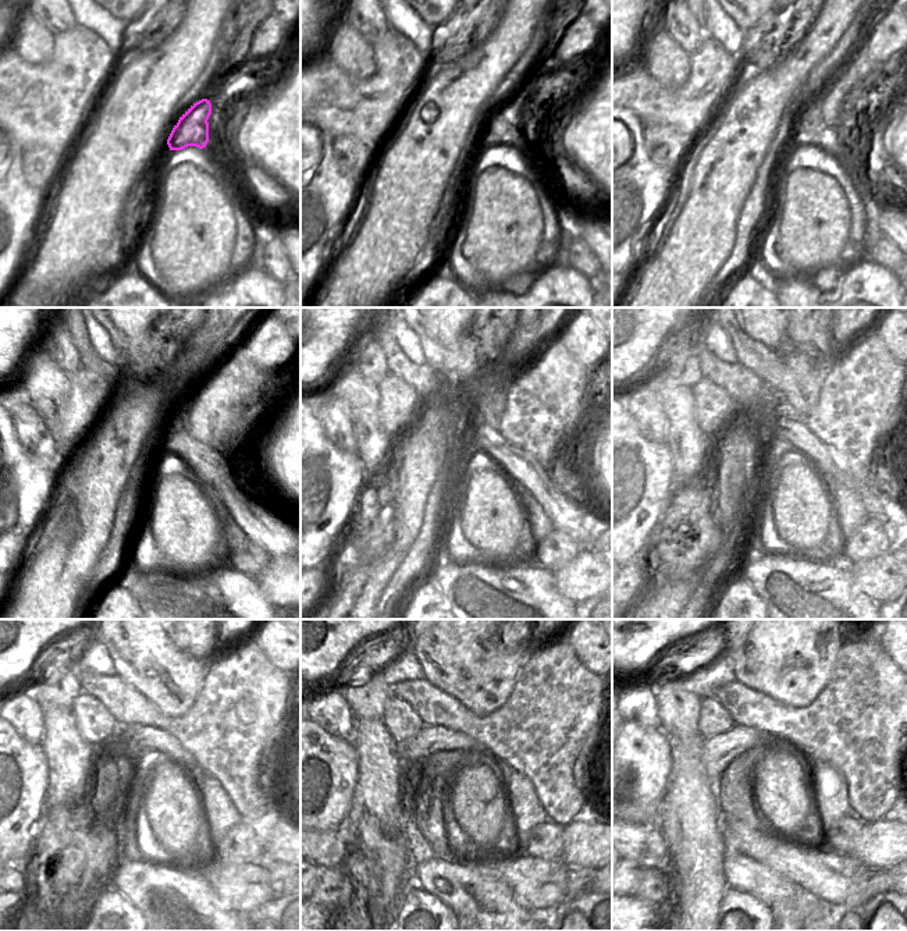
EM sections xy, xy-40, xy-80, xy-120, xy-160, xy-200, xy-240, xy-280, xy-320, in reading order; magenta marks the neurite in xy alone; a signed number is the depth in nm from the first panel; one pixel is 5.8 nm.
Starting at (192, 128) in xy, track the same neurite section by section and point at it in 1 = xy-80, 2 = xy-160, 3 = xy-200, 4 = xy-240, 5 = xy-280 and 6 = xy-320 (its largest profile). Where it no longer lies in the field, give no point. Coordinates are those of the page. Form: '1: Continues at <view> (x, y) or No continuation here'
1: Continues at xy-80 (810, 130)
2: Continues at xy-160 (490, 402)
3: Continues at xy-200 (795, 377)
4: Continues at xy-240 (141, 647)
5: Continues at xy-280 (459, 649)
6: Continues at xy-320 (789, 653)

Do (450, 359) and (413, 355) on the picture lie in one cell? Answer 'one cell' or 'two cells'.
two cells

